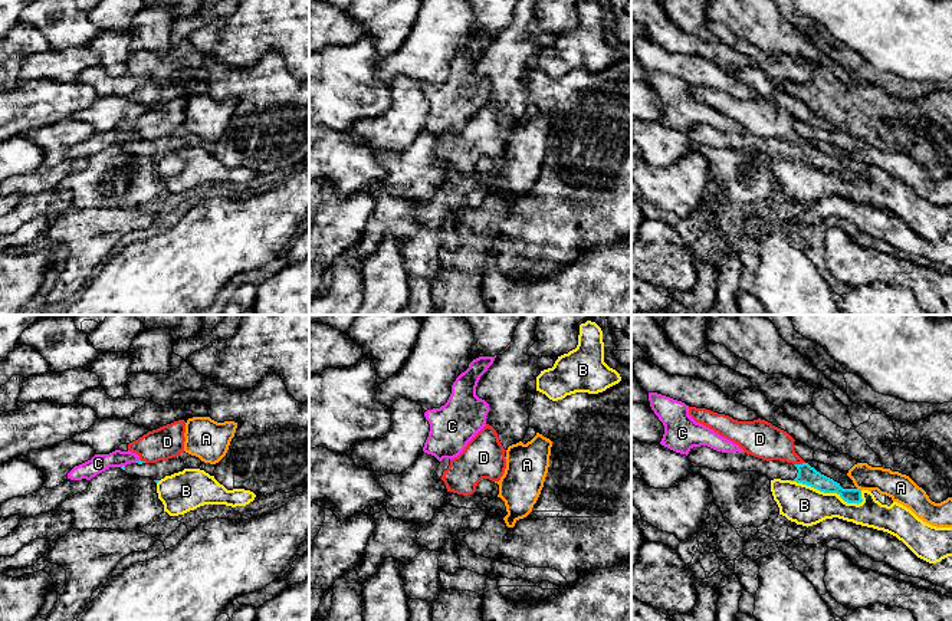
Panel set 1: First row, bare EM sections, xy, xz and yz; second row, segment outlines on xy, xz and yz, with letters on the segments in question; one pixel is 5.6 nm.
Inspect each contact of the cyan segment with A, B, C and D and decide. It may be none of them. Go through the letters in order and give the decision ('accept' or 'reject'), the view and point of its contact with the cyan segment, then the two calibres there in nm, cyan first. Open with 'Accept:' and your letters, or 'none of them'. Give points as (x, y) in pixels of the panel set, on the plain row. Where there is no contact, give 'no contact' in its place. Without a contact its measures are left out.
Accept: none of them
A: reject; contact yz (859, 167); calibres 90 and 160 nm
B: reject; contact yz (827, 170); calibres 110 and 220 nm
C: reject; contact xy (137, 140); calibres 20 and 100 nm
D: reject; contact yz (798, 143); calibres 110 and 200 nm

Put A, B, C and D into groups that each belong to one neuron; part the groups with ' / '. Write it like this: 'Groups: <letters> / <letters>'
Groups: A / B / C / D

